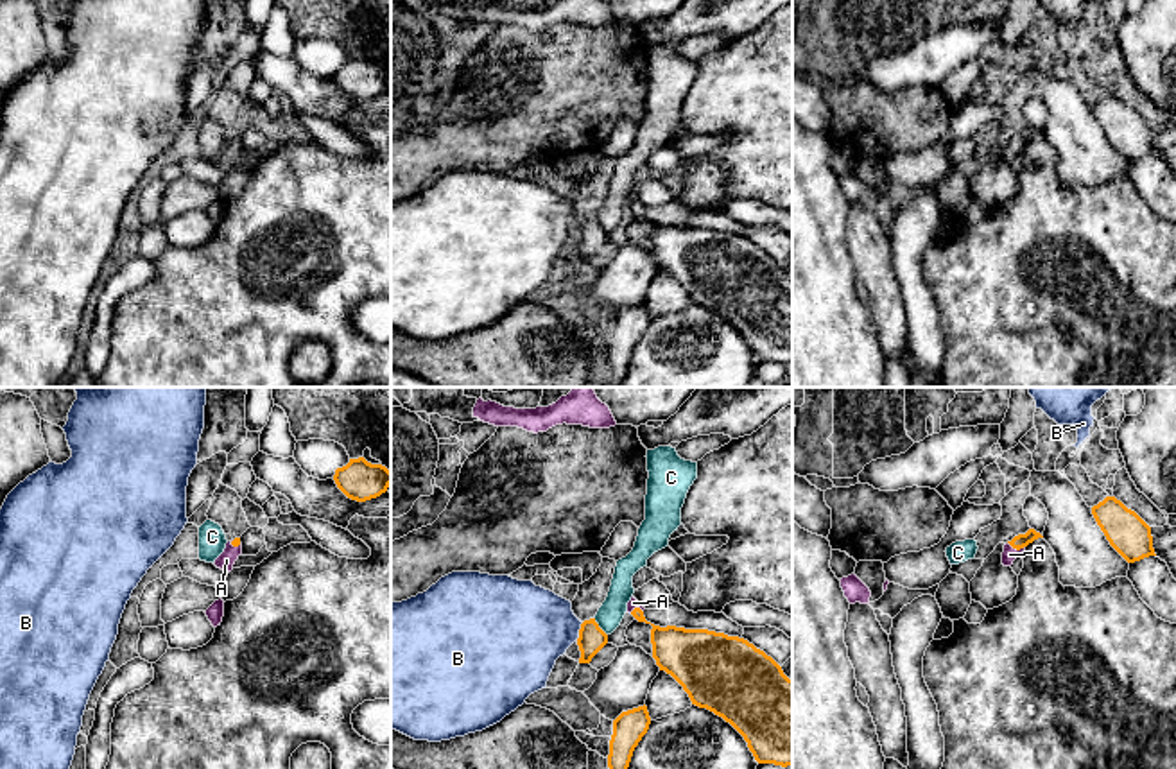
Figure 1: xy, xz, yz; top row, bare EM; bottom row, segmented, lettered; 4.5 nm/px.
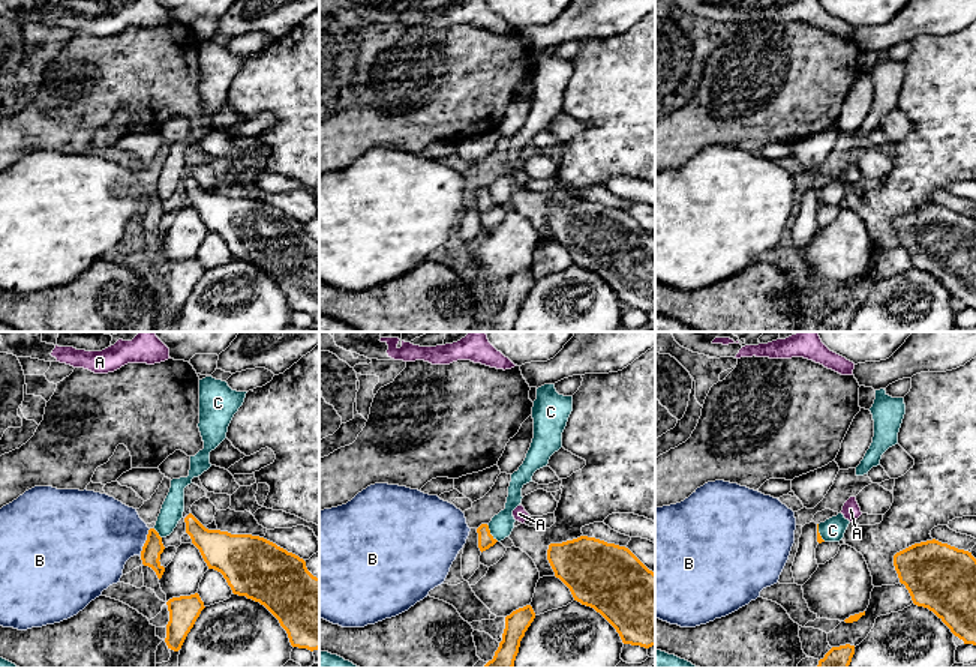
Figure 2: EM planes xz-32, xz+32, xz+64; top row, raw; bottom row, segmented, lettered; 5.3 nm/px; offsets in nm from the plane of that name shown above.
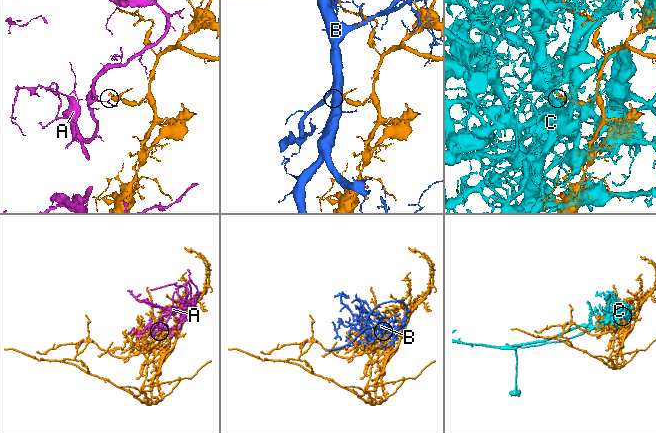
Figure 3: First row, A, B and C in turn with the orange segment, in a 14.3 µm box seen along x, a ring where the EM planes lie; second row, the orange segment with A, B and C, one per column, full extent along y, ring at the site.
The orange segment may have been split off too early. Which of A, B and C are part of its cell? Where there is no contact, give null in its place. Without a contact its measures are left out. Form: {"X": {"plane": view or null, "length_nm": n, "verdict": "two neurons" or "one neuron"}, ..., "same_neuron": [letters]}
{"A": {"plane": "yz", "length_nm": 80, "verdict": "two neurons"}, "B": {"plane": "xz", "length_nm": 90, "verdict": "two neurons"}, "C": {"plane": "xz", "length_nm": 100, "verdict": "two neurons"}, "same_neuron": []}

